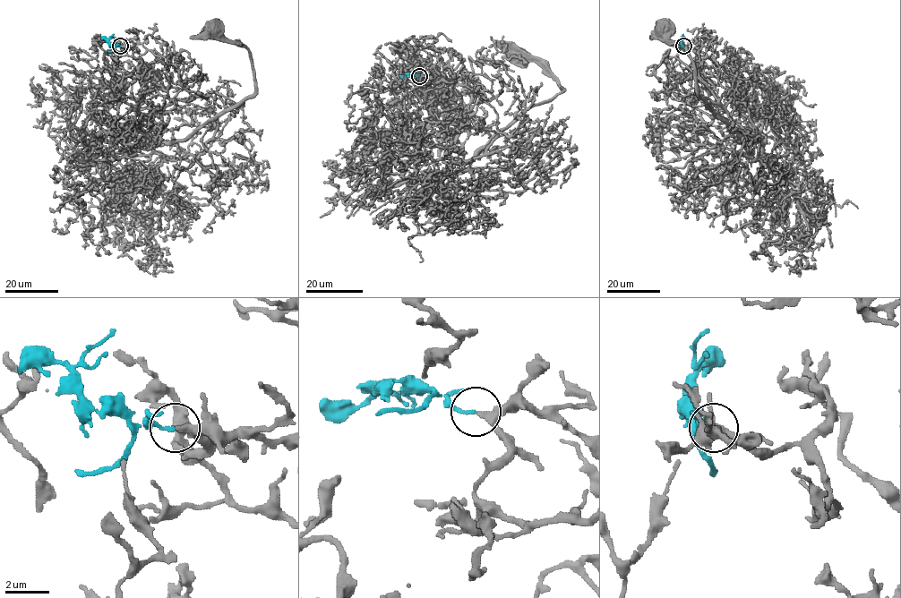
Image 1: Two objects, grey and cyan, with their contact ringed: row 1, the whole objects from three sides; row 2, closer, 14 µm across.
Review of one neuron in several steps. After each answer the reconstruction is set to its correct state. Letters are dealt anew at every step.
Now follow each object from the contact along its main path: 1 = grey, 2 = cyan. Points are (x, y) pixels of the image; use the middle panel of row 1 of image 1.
1: (420, 77), (428, 91), (447, 80), (469, 107), (450, 154), (468, 161), (526, 110), (563, 90), (518, 56)
2: (419, 77), (409, 72), (399, 75)

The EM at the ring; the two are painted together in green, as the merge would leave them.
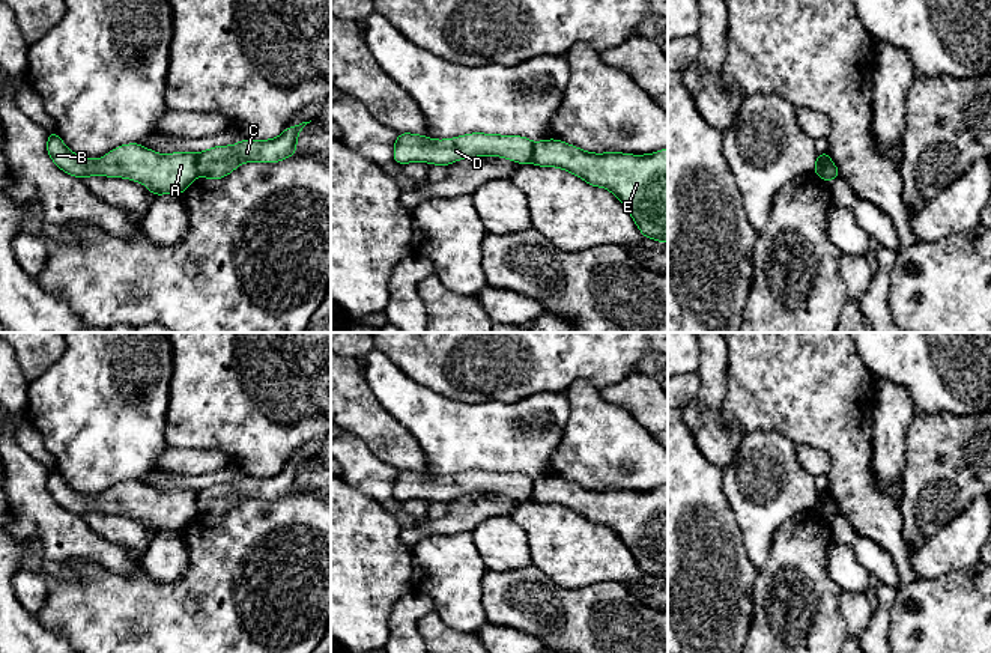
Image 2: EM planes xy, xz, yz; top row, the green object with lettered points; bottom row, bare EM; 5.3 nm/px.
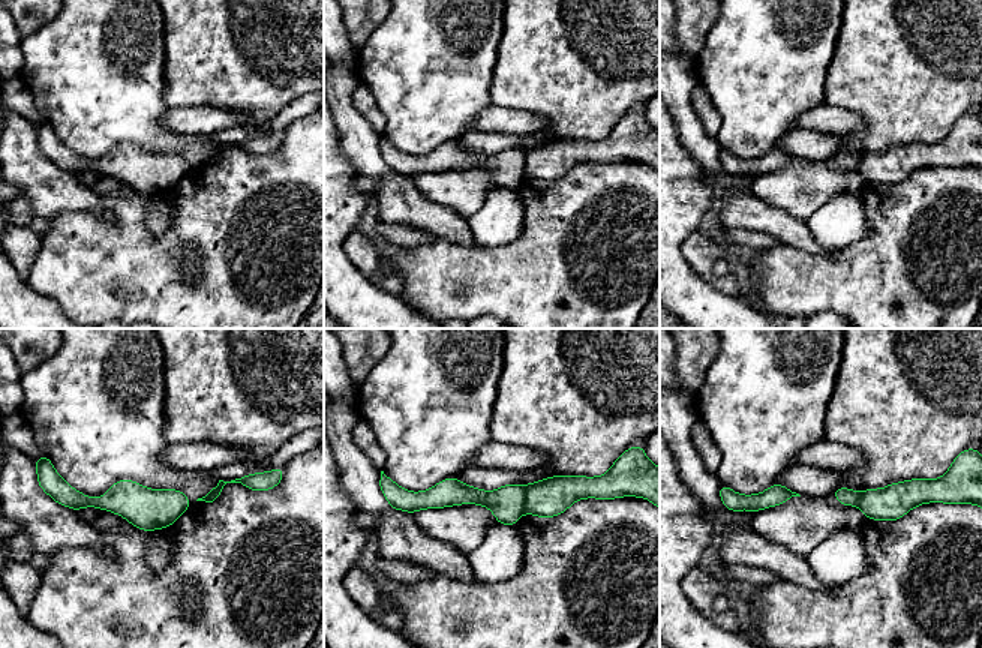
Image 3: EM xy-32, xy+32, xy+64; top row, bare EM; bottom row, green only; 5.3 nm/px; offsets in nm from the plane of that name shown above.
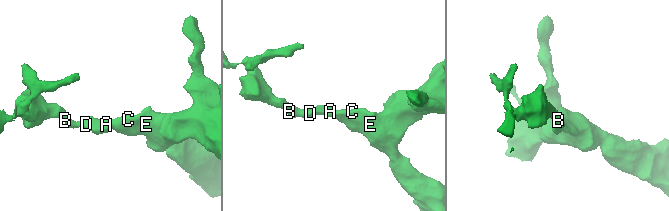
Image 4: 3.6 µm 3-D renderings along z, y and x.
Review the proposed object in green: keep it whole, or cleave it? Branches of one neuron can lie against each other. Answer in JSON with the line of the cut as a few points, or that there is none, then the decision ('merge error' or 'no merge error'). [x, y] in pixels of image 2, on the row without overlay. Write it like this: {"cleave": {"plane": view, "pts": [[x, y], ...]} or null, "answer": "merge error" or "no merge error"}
{"cleave": {"plane": "xy", "pts": [[194, 491], [199, 512]]}, "answer": "merge error"}

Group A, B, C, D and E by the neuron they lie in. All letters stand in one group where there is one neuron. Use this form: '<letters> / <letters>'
A B D / C E

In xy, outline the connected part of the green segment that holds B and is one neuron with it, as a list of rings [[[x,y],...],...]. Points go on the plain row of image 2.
[[[53,468],[47,487],[65,510],[86,516],[93,512],[128,515],[144,521],[152,533],[182,531],[199,513],[192,489],[156,491],[138,480],[122,481],[99,497],[86,497],[71,489]]]

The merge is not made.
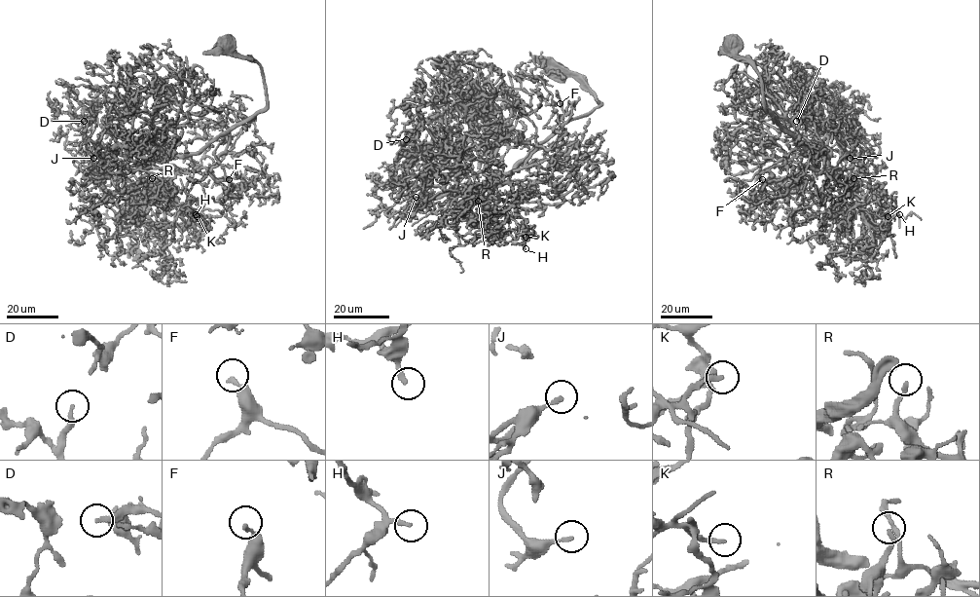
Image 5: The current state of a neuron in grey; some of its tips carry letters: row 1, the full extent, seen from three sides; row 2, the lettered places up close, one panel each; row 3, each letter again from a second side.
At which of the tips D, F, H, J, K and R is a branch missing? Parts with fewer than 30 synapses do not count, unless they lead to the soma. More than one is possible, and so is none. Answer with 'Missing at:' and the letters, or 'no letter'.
Missing at: R

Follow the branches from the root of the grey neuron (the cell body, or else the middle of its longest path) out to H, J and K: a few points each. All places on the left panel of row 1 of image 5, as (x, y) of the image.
H: (225, 45), (260, 66), (267, 105), (198, 152), (163, 150), (174, 169), (168, 199), (188, 223), (196, 214)
J: (225, 45), (262, 68), (263, 109), (196, 153), (144, 136), (127, 153), (90, 147), (93, 158)
K: (225, 45), (260, 66), (267, 105), (198, 152), (163, 150), (174, 169), (168, 199), (188, 223), (197, 216)

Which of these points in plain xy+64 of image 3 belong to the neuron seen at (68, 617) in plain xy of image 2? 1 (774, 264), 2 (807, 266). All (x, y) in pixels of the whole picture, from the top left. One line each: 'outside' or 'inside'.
1: inside
2: inside

